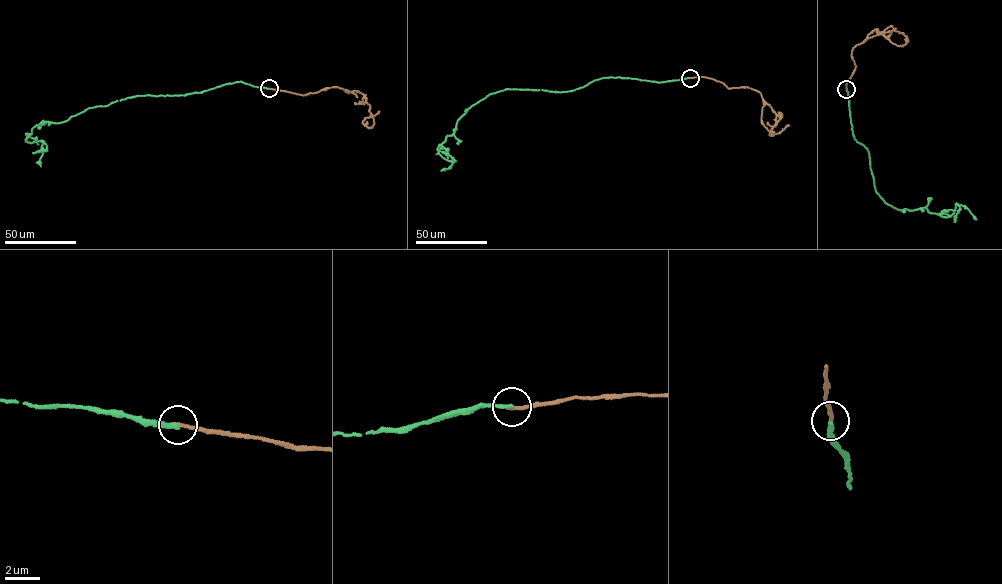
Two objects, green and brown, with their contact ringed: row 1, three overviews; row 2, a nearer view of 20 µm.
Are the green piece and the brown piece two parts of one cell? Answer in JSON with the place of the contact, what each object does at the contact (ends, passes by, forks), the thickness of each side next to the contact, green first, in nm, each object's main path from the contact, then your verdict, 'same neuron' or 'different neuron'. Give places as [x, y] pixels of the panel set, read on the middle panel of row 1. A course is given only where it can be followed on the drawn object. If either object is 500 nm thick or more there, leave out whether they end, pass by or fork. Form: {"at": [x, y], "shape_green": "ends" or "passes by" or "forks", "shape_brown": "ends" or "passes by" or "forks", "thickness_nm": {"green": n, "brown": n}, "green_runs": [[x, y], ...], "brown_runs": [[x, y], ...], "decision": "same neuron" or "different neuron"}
{"at": [690, 78], "shape_green": "ends", "shape_brown": "ends", "thickness_nm": {"green": 220, "brown": 200}, "green_runs": [[690, 78], [658, 82], [602, 78], [574, 90], [490, 94], [470, 106], [438, 147], [452, 162], [445, 169]], "brown_runs": [[690, 78], [703, 76], [728, 88], [756, 90], [777, 115], [782, 114], [770, 135], [789, 125]], "decision": "different neuron"}

